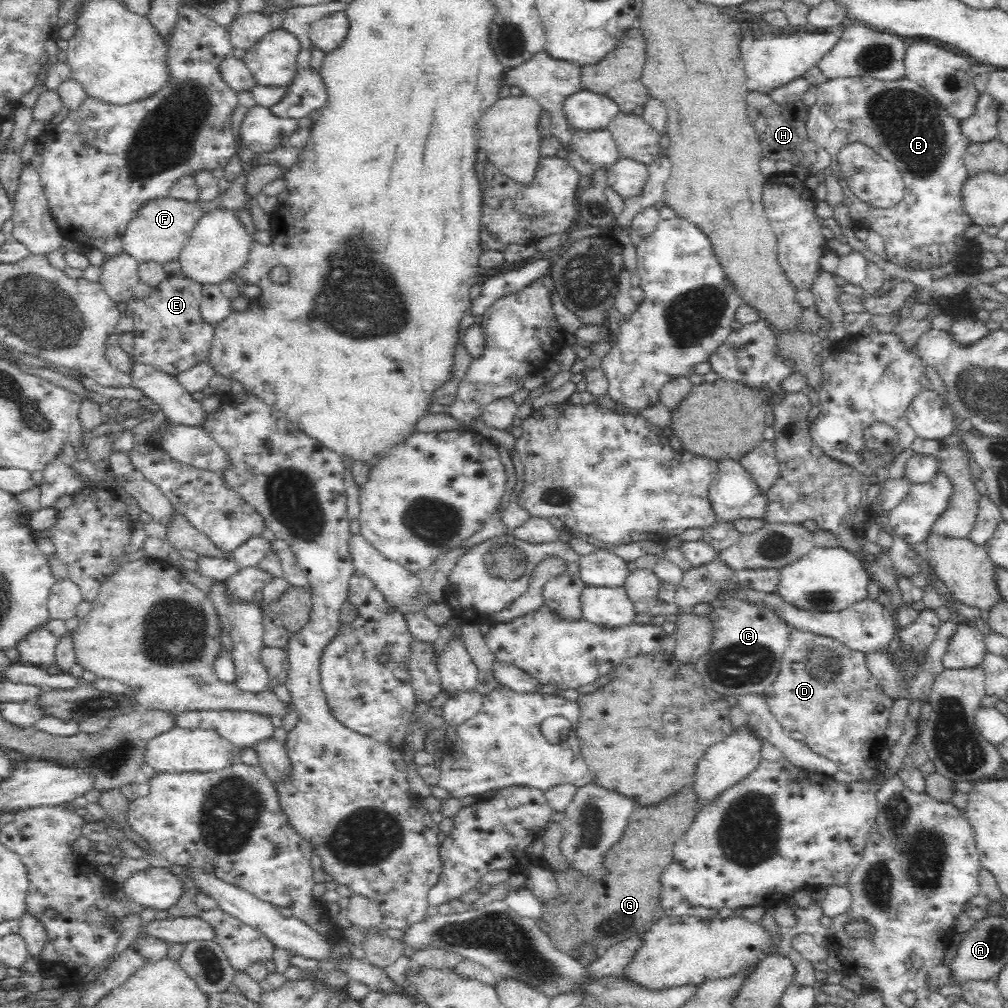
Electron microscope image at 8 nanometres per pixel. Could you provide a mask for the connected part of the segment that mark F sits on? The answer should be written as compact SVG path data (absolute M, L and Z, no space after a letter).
M250 161L243 168L242 176L230 183L229 187L214 200L186 202L182 199L172 198L168 194L162 198L148 199L146 202L143 202L135 212L134 218L130 219L125 228L122 244L123 250L128 252L134 259L138 259L139 263L152 261L162 265L179 259L180 251L184 248L190 236L192 236L194 226L198 224L200 218L210 214L210 212L214 212L214 210L220 210L220 208L224 210L237 208L247 210L247 202L250 198L243 192L243 184L247 172L253 166L253 161Z

